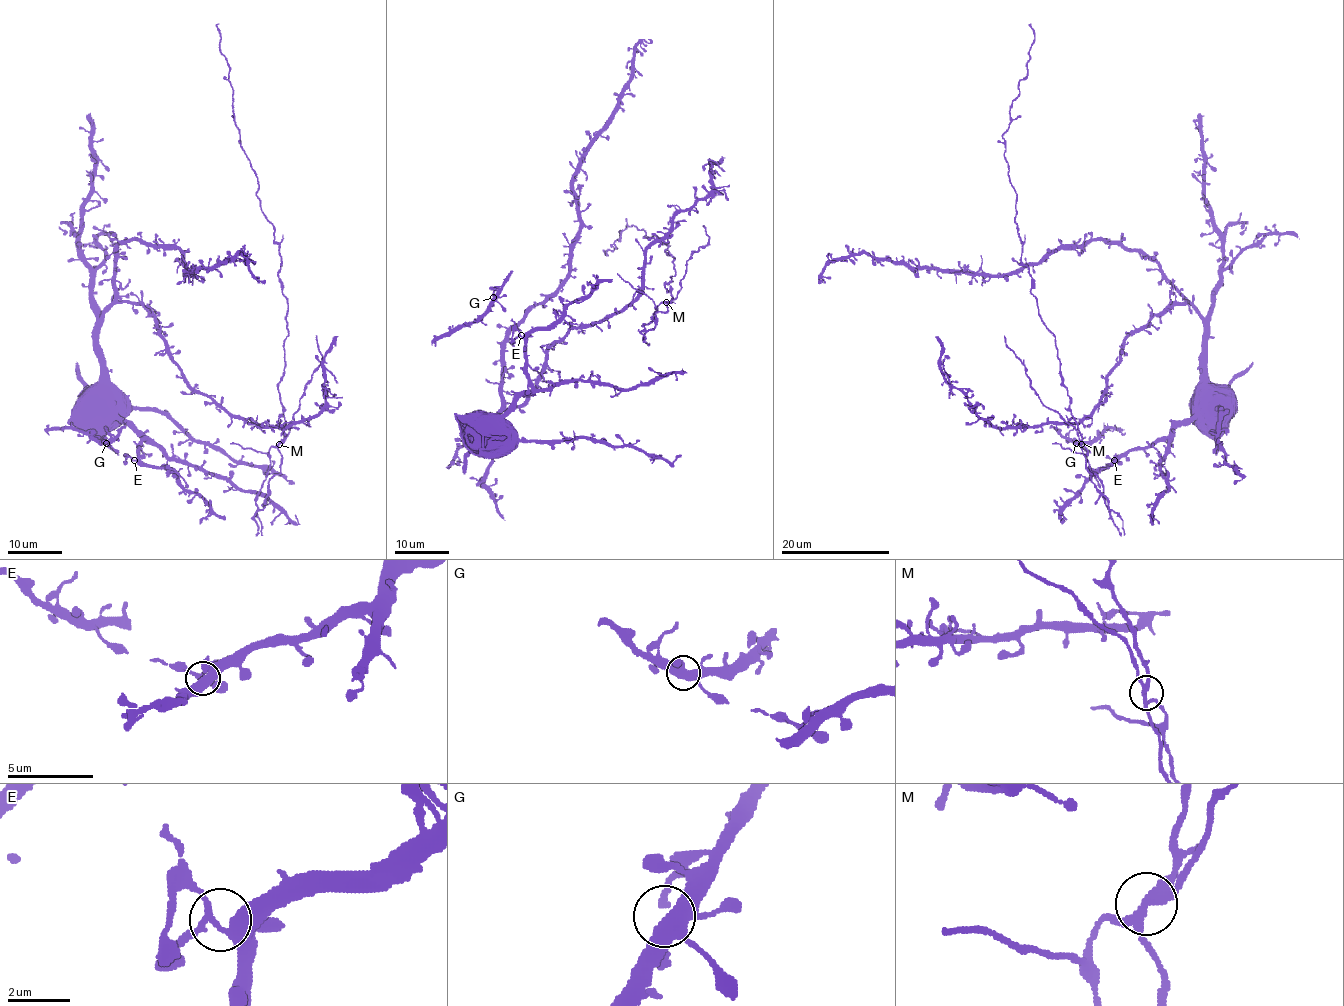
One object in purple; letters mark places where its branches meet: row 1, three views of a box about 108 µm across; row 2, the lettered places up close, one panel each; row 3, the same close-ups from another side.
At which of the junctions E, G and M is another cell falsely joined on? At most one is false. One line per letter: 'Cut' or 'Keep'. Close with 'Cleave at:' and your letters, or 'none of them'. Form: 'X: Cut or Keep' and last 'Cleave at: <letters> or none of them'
E: Keep
G: Keep
M: Cut
Cleave at: M

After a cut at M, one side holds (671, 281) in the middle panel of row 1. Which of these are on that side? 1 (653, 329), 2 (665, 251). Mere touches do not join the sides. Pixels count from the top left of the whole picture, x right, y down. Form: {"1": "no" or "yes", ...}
{"1": "yes", "2": "yes"}

